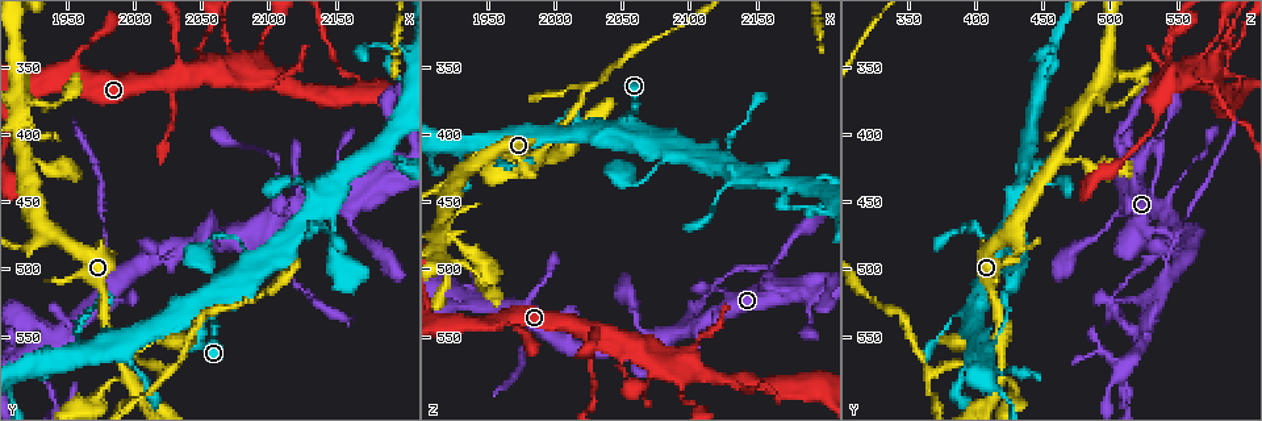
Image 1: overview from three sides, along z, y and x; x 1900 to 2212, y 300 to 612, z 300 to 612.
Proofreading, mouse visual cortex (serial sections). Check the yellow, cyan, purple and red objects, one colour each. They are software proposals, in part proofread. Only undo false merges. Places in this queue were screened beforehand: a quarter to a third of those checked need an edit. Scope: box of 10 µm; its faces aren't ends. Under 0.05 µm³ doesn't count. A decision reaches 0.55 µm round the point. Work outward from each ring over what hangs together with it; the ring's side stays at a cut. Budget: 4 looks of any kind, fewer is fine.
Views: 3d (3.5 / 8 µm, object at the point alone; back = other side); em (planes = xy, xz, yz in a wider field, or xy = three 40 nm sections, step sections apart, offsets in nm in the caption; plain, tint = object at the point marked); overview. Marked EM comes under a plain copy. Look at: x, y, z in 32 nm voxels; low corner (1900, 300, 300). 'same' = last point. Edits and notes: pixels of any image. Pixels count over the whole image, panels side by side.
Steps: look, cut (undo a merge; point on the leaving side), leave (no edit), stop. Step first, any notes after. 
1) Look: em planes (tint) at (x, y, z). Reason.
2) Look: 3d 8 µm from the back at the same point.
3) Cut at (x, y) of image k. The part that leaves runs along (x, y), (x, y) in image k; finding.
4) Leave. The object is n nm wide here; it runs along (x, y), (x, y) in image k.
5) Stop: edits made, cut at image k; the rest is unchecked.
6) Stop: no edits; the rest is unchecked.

Look: 3d 3.5 µm at (2104, 442, 544). Thick turns thin.

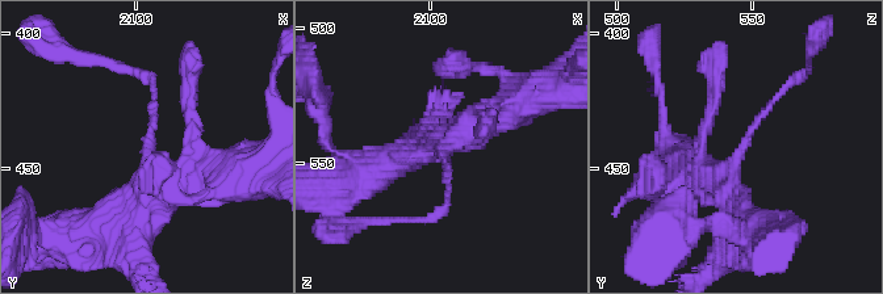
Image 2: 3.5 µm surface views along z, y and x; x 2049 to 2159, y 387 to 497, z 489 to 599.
Look: em xy step 3 (tint) at (2104, 444, 546). 3 arms meet here; the arms are 100, 350, 450 nm wide.

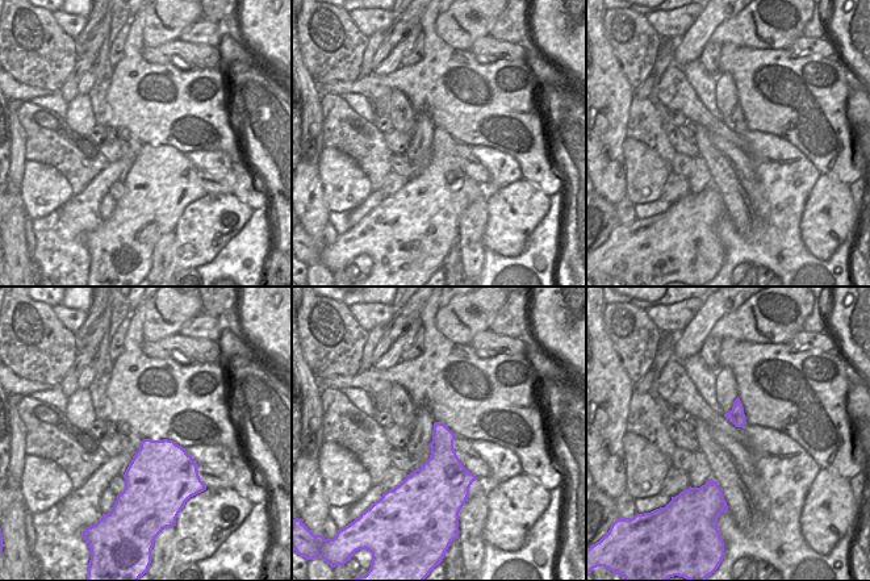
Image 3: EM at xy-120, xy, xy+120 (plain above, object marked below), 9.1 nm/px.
Leave. It runs along (703, 179), (723, 187), (753, 126), (796, 78) in image 2; continuous, no second cell.

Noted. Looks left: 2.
Look: 3d 8 µm at (2148, 344, 588). Narrows sharply.

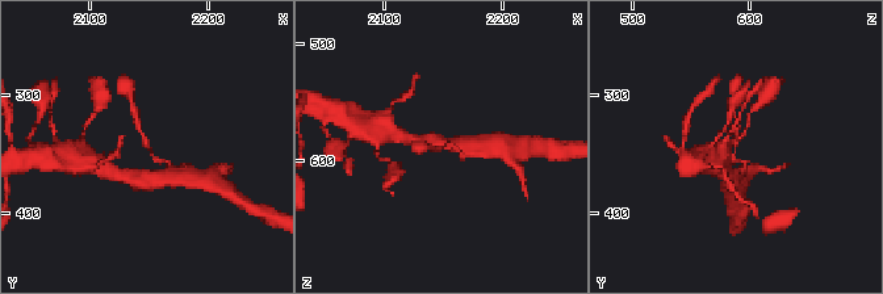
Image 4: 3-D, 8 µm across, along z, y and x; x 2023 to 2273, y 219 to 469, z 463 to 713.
Look: em xy step 2 (tint) at the same point. The arms are 150, 150 nm wide.

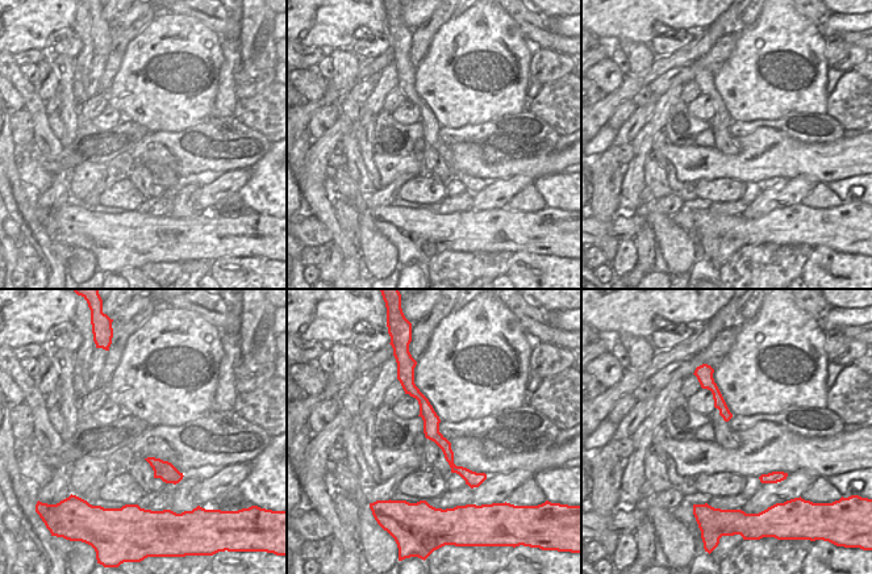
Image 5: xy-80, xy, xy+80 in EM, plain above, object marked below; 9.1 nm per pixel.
Cut at (138, 126) of image 4. The part that leaves runs along (149, 147), (128, 96) in image 4; a second cell is stuck on.

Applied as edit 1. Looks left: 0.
Stop: edits made, cut at image 4; the rest is unchecked.

